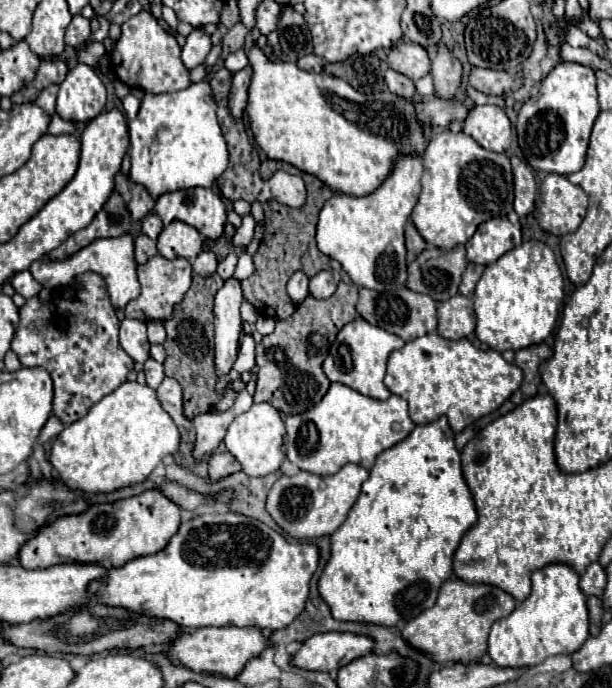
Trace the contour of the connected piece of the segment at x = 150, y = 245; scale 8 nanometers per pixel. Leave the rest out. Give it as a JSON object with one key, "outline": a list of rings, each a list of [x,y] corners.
{"outline":[[[139,235],[135,239],[135,259],[137,263],[145,263],[147,259],[155,257],[157,255],[157,247],[155,247],[155,241],[145,237],[145,235]]]}

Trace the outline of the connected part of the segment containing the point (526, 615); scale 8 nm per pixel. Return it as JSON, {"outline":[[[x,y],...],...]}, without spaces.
{"outline":[[[561,563],[547,565],[531,575],[531,595],[517,609],[493,623],[487,653],[497,667],[527,669],[541,665],[547,657],[573,655],[589,639],[587,597],[579,589],[579,575]]]}

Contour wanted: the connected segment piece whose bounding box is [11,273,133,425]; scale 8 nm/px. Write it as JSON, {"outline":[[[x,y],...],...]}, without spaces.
{"outline":[[[85,273],[79,277],[81,289],[75,291],[73,301],[65,301],[61,297],[51,299],[49,303],[41,303],[37,297],[31,297],[19,309],[19,329],[11,343],[11,349],[19,357],[25,367],[43,367],[53,379],[55,399],[53,399],[53,415],[61,419],[63,425],[71,425],[87,415],[87,411],[101,401],[105,395],[113,393],[121,383],[127,381],[127,373],[133,369],[133,359],[119,345],[119,319],[115,317],[113,307],[109,305],[109,297],[105,293],[105,283],[95,273]]]}

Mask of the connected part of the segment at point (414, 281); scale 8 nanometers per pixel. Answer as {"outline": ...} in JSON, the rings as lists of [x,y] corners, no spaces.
{"outline":[[[429,245],[407,267],[405,287],[415,293],[429,295],[437,303],[443,303],[459,293],[459,283],[465,267],[467,259],[463,245],[457,245],[451,251],[441,251]]]}

